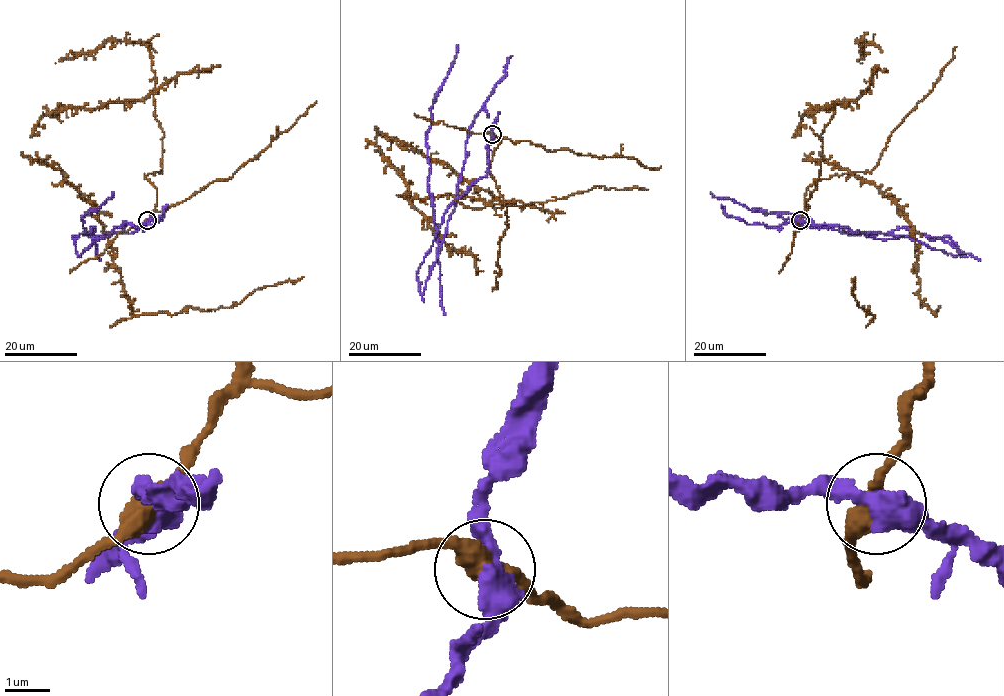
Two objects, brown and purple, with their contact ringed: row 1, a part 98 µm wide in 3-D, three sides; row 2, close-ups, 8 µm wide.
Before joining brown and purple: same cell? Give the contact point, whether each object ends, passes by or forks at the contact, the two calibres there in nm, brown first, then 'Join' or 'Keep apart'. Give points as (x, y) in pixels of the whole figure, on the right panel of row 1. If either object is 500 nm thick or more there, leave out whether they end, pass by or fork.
Place: (800, 220). At the ring brown passes by. At the ring purple passes by. Thickness 400 nm (brown) against 400 nm. Keep apart

